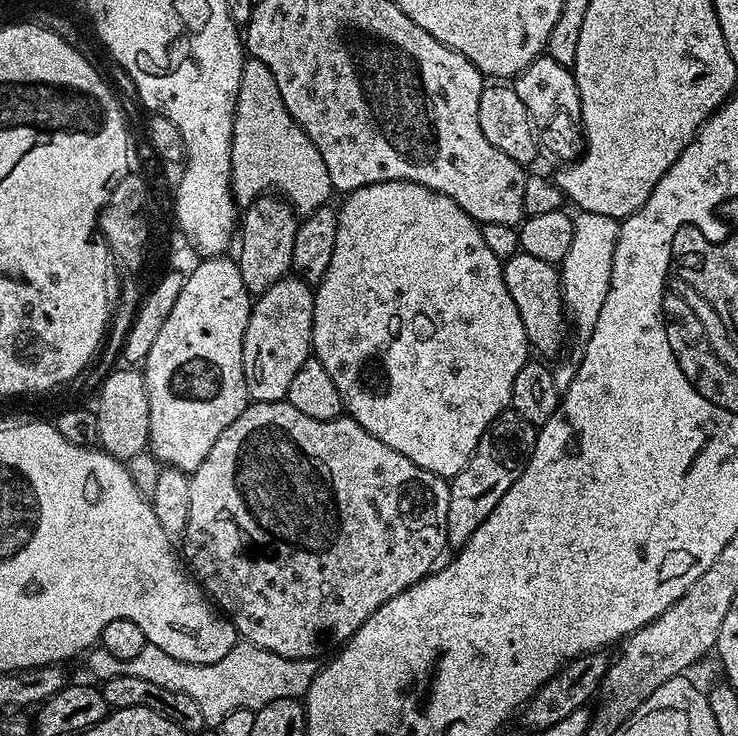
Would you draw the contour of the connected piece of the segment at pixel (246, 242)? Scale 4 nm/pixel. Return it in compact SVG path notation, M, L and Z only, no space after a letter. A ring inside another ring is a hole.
M265 194L243 209L242 219L238 224L238 248L240 244L240 256L238 263L242 282L246 282L246 290L249 294L264 292L274 282L281 280L283 276L289 275L292 266L292 255L294 254L294 234L298 223L297 213L287 200L276 194Z

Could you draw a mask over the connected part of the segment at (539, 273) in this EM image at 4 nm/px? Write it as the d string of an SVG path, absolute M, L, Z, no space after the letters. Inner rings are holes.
M523 250L503 261L506 290L520 311L522 326L528 335L528 343L540 352L556 352L560 348L560 327L566 324L562 311L560 273L557 265L547 264L542 258L534 258Z

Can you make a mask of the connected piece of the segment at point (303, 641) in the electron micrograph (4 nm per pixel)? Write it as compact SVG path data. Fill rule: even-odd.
M287 399L275 400L274 402L258 400L249 403L244 413L238 418L234 418L234 422L230 422L230 426L226 426L226 430L222 430L218 442L214 442L214 446L210 446L210 454L206 454L202 466L198 466L196 471L191 473L190 518L186 522L186 530L182 534L182 541L184 540L182 556L192 575L196 577L200 587L208 593L216 607L231 620L237 633L247 643L256 644L260 648L265 648L274 654L285 656L291 660L310 660L319 657L319 652L326 651L331 644L336 644L335 646L343 645L358 630L358 626L362 626L362 622L366 622L366 618L370 618L370 614L374 614L374 610L378 610L378 606L390 602L390 598L402 594L402 590L406 590L411 584L417 584L418 581L423 580L425 576L429 575L437 567L438 561L436 559L449 547L447 542L447 511L449 509L450 494L448 490L449 481L445 477L430 474L430 470L422 470L422 466L414 466L414 462L410 462L410 458L406 458L402 454L398 454L398 450L386 446L386 442L378 442L378 438L374 438L374 434L366 431L356 420L351 418L319 420L318 418L310 418L310 414L302 414L302 410L298 410L293 404L289 404Z

